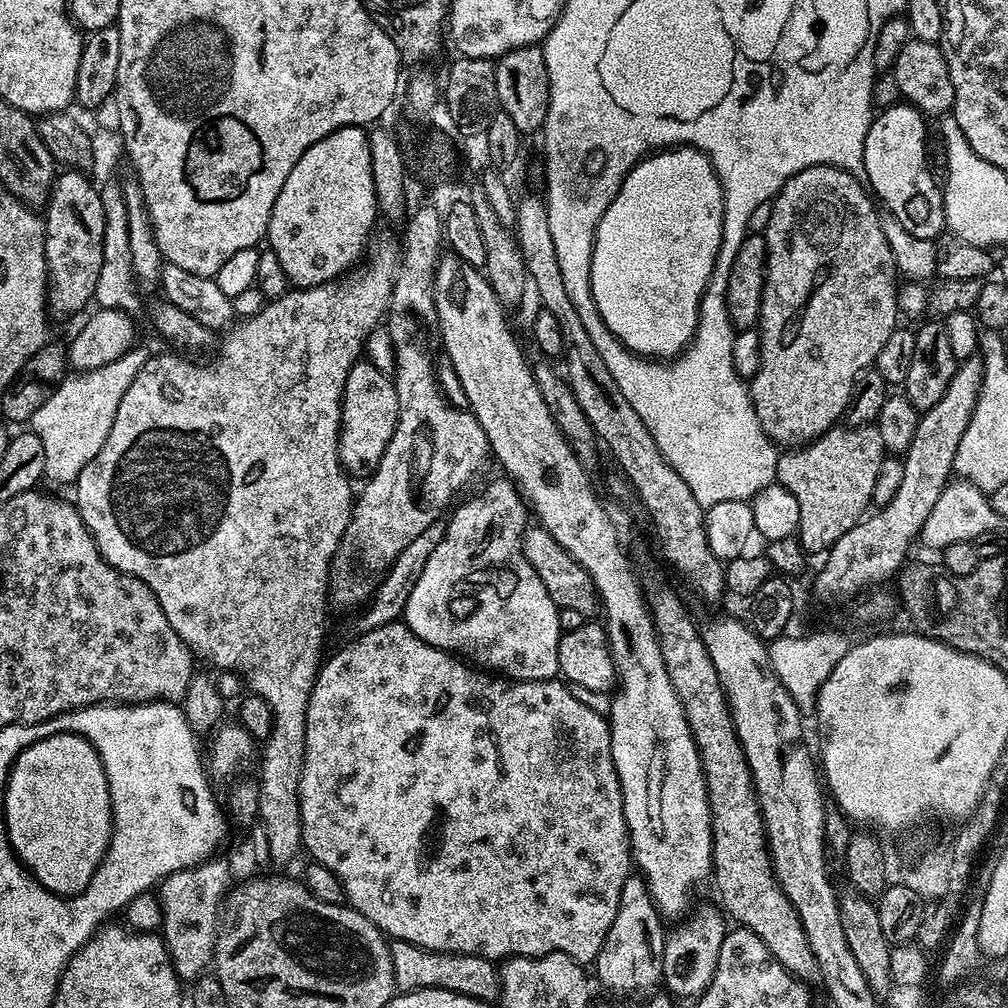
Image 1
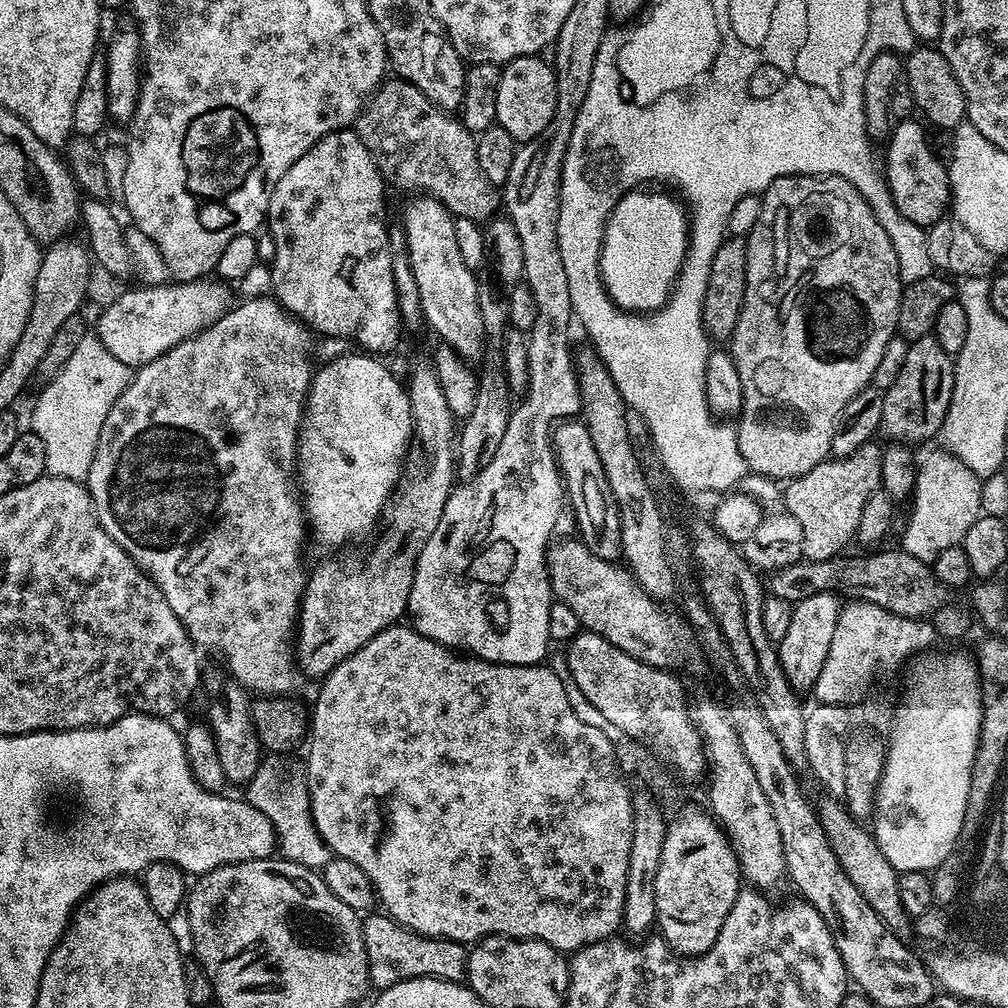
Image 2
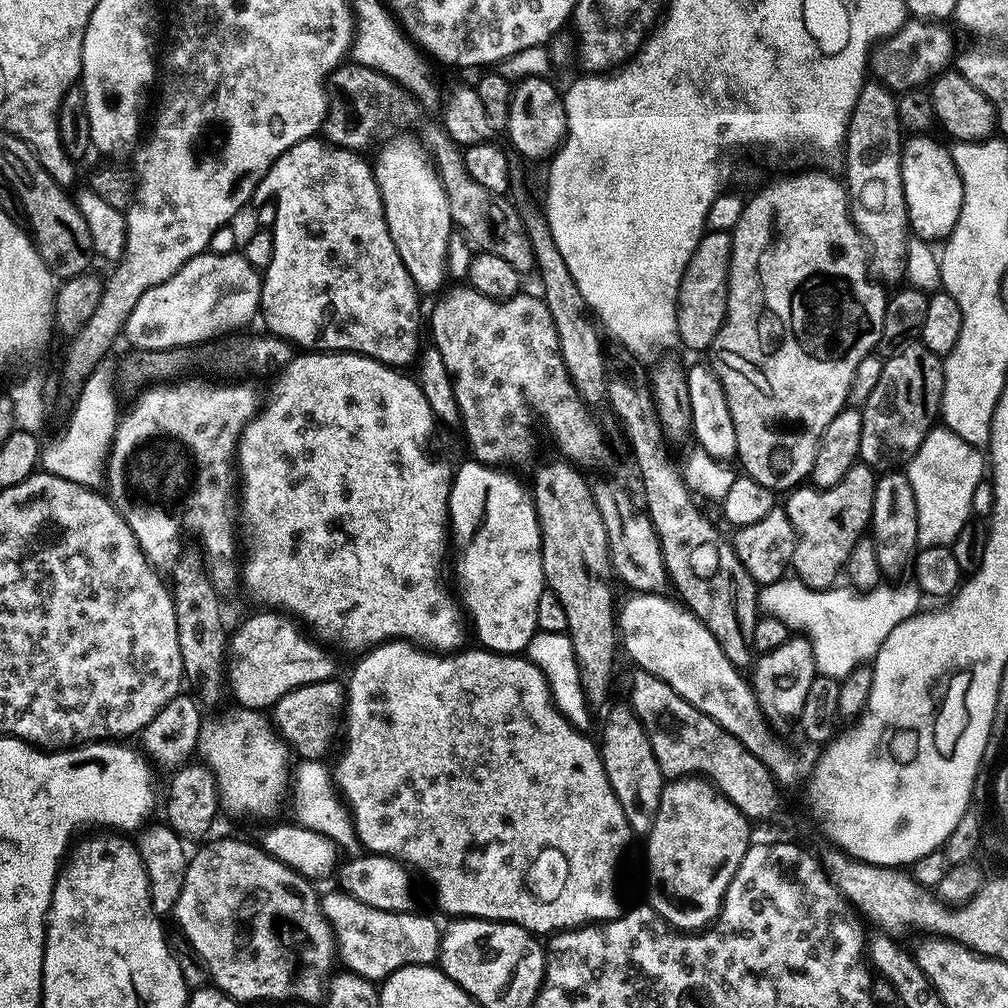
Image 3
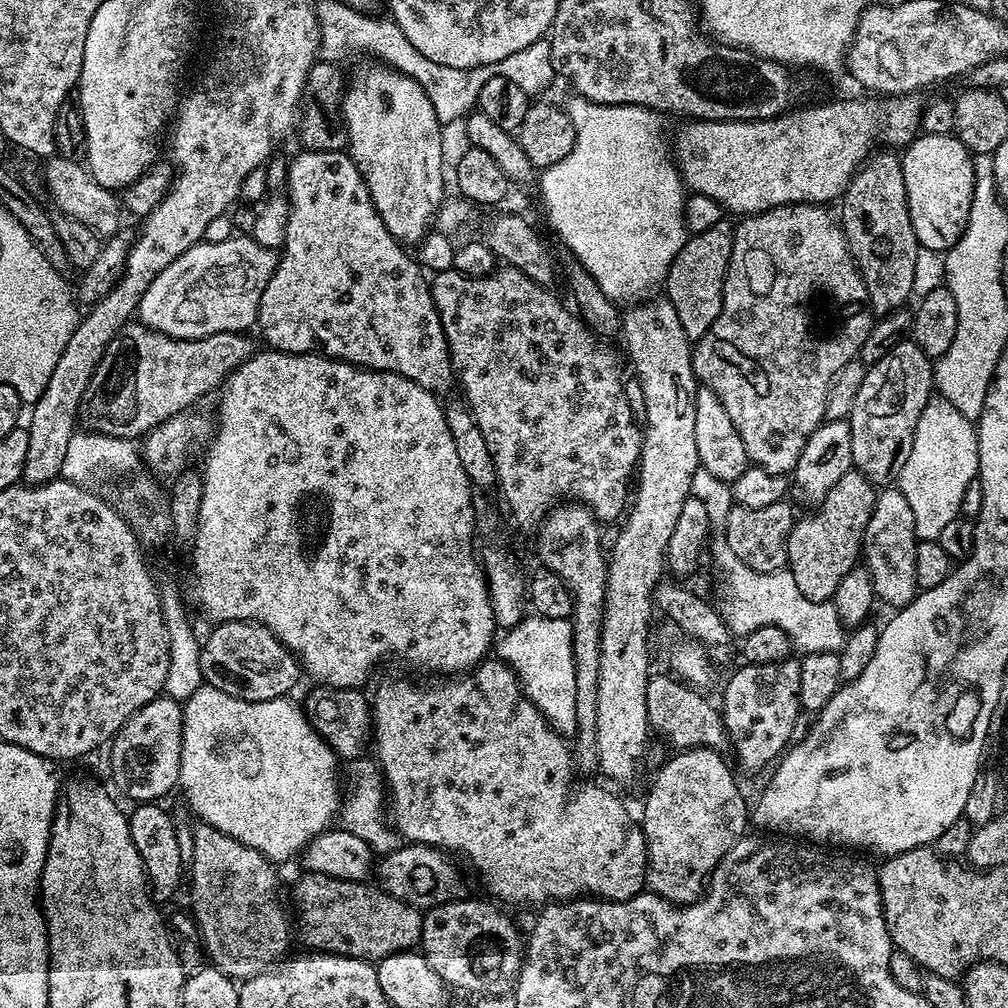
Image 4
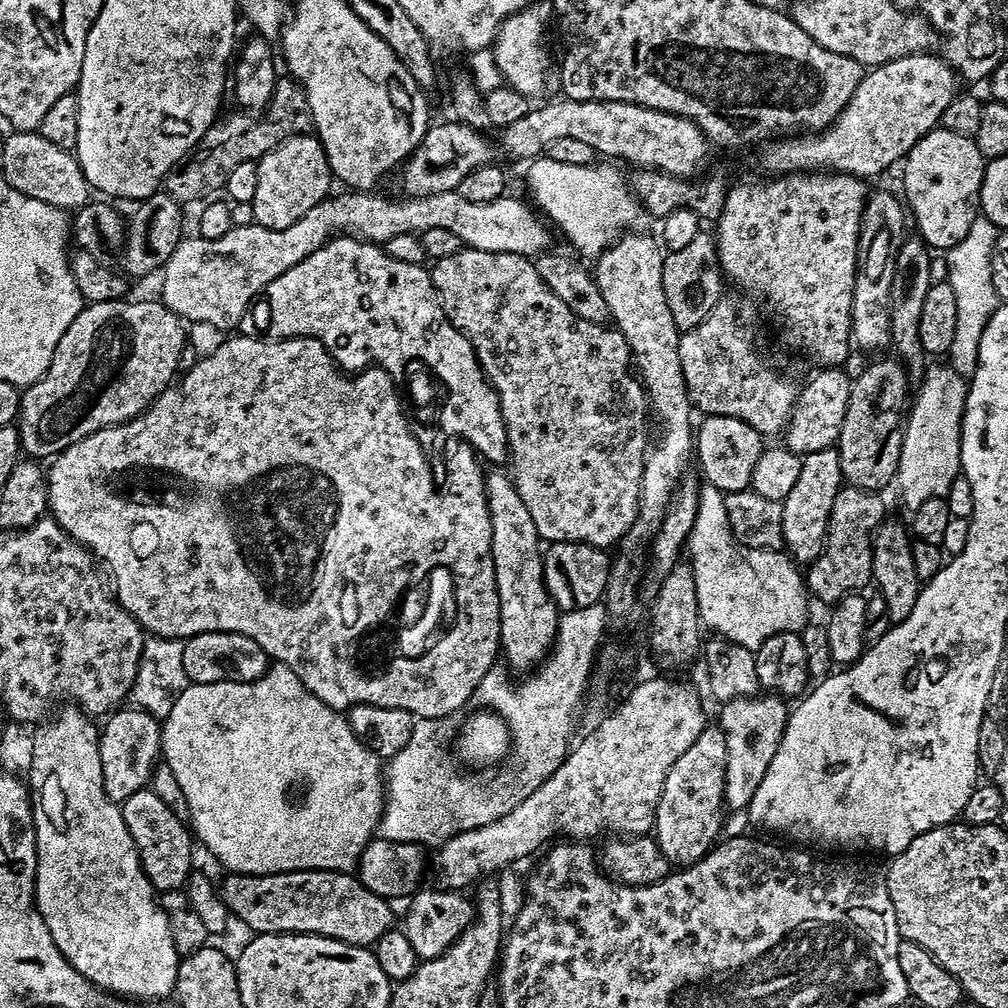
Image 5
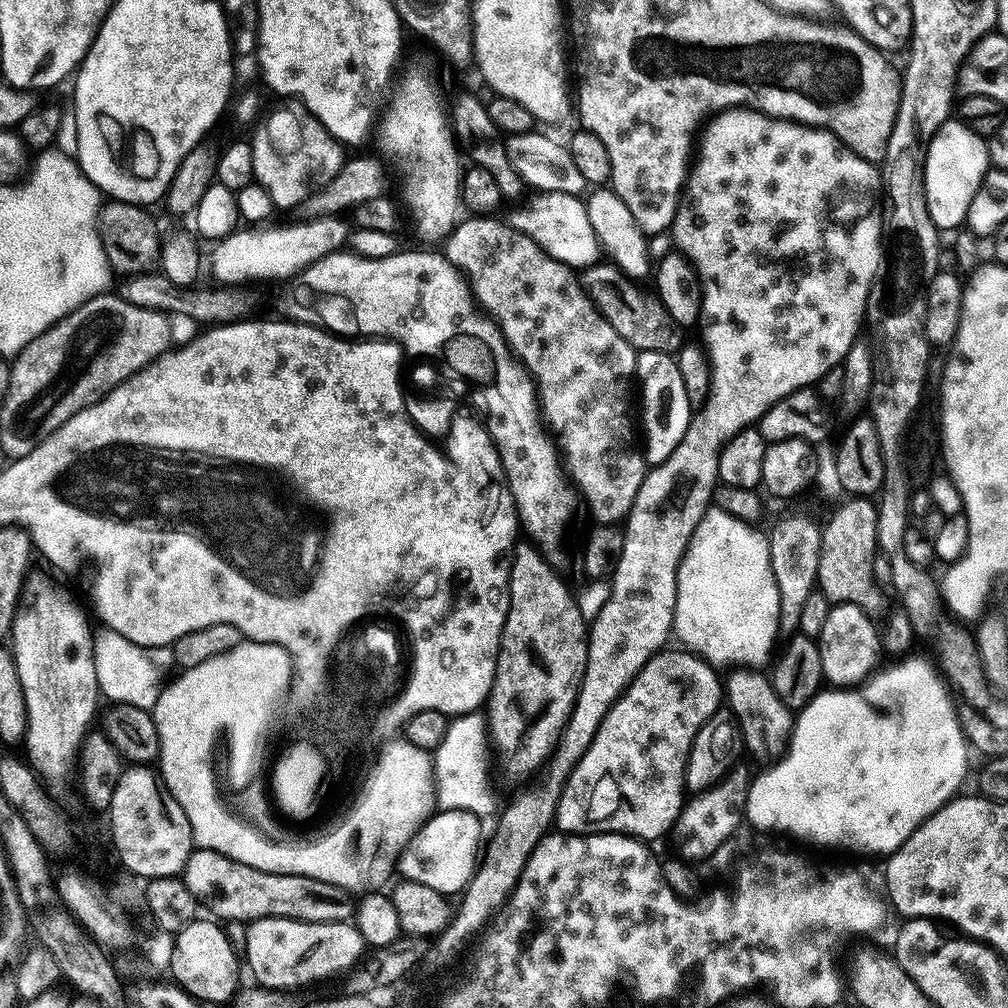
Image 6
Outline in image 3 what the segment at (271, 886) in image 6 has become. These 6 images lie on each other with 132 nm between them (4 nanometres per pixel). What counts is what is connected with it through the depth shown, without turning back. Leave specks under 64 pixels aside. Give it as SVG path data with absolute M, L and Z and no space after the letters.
M339 890L323 893L320 905L331 922L332 932L336 935L339 961L355 976L373 982L383 982L390 974L394 974L394 970L415 964L435 965L440 959L441 925L436 925L428 916L419 916L419 911L374 910L374 906L366 906L366 902L358 902L358 898L350 898L350 894Z

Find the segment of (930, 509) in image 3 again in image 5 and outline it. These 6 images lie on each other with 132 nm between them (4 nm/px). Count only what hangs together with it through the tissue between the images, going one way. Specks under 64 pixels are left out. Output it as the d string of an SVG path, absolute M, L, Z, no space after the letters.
M934 362L925 369L924 377L917 388L919 390L916 398L913 404L911 401L904 420L896 479L896 486L899 486L900 494L910 510L918 508L922 502L933 497L943 497L954 478L960 474L960 424L961 414L964 413L967 381L950 364Z

